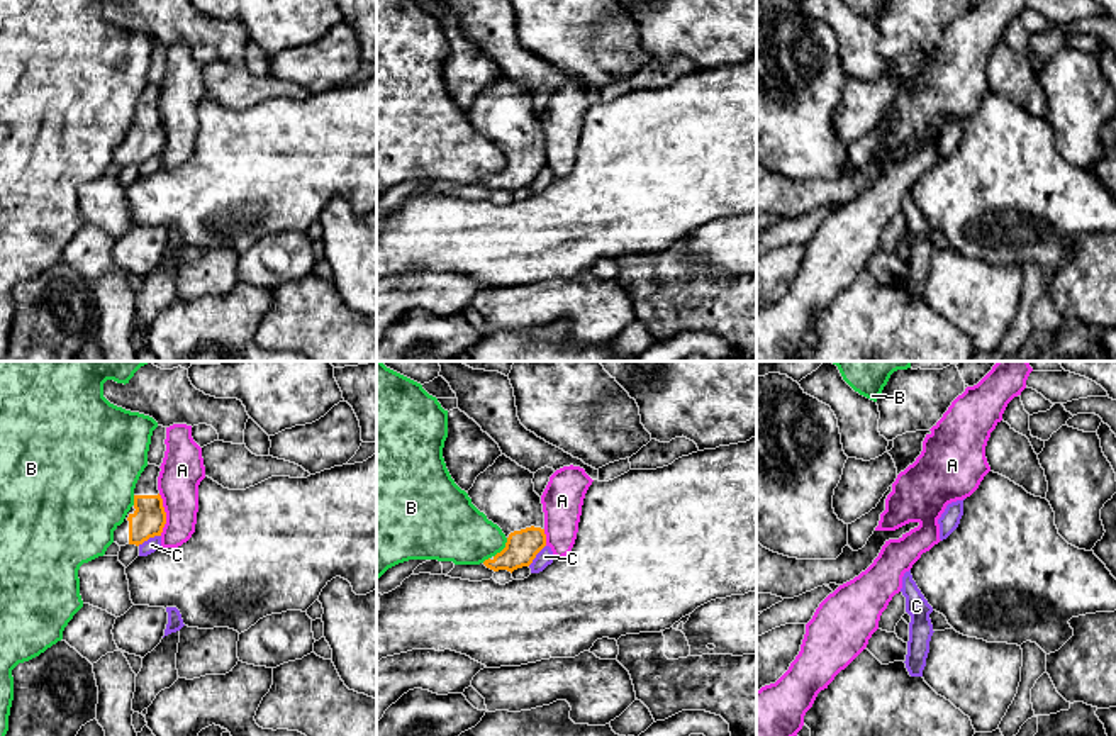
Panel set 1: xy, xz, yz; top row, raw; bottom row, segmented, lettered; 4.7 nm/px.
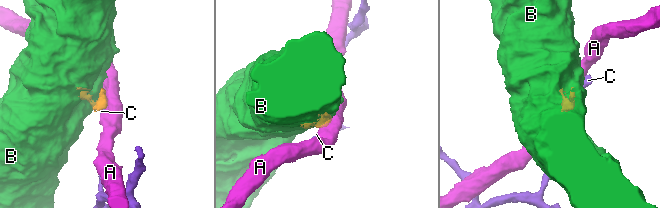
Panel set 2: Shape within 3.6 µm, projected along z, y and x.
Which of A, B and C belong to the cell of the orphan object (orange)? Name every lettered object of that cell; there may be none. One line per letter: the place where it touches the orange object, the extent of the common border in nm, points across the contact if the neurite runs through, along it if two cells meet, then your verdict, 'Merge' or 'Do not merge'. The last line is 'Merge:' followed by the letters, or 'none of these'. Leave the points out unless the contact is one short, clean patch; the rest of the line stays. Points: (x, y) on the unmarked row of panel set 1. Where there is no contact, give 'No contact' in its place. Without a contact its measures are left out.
A: Touches orange at xy (165, 134). Shared border 200 nm. Boundary: xy (158, 114), (165, 133), (161, 155). Do not merge
B: Touches orange at xz (504, 168). Shared border 120 nm. Do not merge
C: Touches orange at xy (148, 158). Shared border 120 nm. Boundary: xy (160, 155), (150, 156), (138, 165). Do not merge
Merge: none of these

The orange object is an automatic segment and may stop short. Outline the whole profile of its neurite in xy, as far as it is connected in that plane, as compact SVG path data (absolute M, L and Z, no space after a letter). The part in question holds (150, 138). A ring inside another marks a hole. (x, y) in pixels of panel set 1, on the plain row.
M148 83L141 93L134 109L134 125L124 142L114 151L114 163L119 166L139 166L149 158L161 156L166 144L166 132L158 110L159 92L159 86Z

